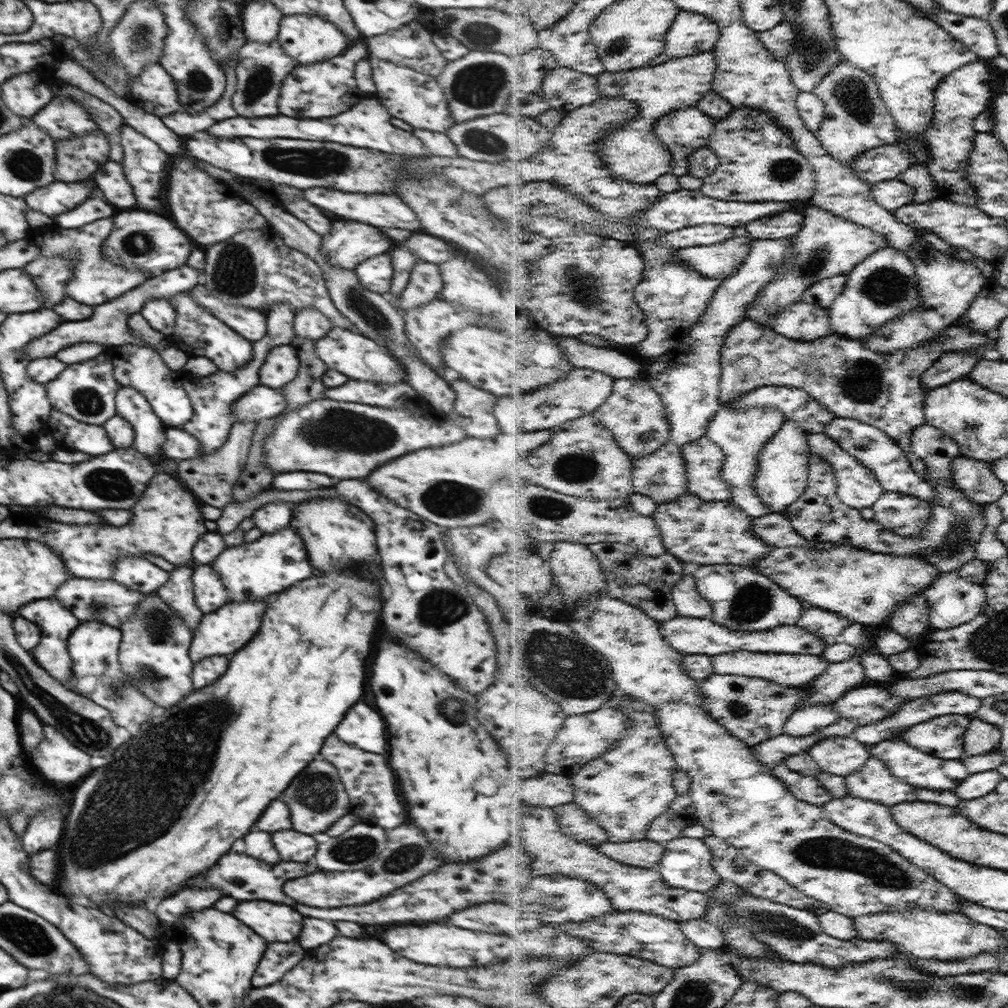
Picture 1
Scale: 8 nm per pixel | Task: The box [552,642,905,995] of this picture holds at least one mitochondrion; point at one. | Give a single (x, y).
(778, 925)

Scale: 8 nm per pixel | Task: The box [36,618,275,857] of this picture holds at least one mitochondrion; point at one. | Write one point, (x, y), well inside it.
(146, 675)

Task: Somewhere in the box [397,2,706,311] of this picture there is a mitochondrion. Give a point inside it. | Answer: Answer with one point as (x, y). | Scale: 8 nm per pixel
(480, 84)

